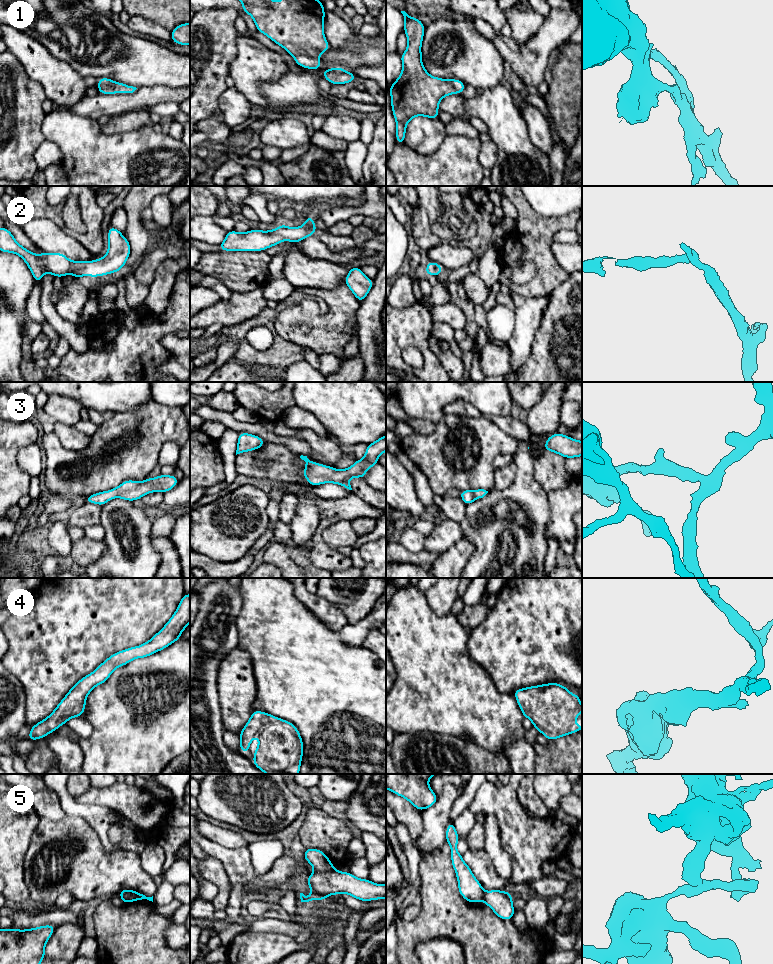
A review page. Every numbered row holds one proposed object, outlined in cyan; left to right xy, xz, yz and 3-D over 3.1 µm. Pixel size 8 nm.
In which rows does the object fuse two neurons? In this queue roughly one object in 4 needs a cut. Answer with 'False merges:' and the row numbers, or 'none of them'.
False merges: 5

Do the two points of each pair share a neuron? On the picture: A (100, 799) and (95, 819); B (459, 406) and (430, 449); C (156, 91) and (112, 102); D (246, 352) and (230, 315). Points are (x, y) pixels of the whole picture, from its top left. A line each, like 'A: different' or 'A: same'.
A: different
B: different
C: same
D: different

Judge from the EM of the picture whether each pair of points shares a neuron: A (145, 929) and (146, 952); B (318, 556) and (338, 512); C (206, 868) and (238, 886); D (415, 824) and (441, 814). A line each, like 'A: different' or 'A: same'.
A: same
B: same
C: different
D: different

